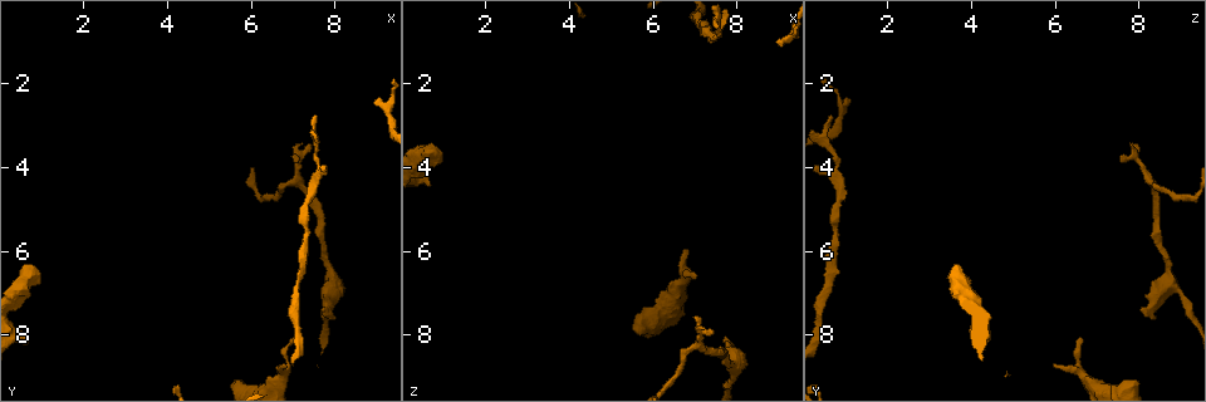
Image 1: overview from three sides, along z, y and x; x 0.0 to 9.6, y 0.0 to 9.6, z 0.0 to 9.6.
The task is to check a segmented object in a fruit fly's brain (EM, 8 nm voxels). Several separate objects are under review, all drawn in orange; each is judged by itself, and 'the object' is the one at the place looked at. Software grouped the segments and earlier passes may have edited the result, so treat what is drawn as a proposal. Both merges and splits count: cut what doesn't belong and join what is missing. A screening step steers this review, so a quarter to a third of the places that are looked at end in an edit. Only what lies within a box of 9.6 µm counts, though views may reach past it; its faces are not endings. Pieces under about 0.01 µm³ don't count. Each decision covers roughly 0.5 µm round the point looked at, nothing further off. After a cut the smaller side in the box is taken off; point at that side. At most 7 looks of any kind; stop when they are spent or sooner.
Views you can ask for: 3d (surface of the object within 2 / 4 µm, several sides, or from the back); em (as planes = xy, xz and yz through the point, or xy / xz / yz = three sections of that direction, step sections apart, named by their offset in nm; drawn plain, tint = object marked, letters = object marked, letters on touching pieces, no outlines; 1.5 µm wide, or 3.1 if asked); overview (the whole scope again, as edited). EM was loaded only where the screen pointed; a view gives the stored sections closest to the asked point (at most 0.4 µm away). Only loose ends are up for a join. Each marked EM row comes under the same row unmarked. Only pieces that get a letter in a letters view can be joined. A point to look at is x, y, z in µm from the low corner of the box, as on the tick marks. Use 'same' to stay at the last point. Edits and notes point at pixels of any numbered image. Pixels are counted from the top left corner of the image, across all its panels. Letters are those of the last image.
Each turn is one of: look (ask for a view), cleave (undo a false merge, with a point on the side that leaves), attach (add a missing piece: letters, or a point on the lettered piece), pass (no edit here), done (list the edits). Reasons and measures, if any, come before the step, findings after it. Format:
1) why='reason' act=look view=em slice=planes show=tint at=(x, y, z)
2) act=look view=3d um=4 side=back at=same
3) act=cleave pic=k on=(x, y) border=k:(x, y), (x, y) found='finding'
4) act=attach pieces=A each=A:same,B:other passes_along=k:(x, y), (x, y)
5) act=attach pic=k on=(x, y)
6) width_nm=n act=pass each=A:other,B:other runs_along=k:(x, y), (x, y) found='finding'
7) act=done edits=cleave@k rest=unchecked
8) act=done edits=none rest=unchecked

act=look view=em slice=xy step=8 show=letters at=(7.60, 2.85, 0.60)

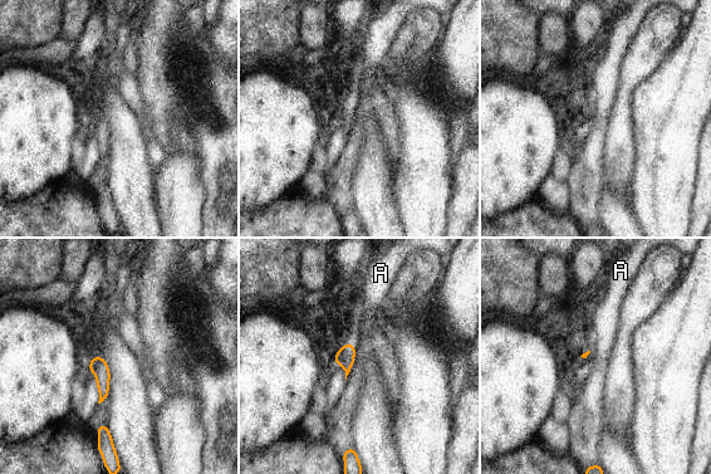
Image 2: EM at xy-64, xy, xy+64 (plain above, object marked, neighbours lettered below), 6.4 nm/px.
why='cut it another way' act=look view=em slice=planes show=letters at=same

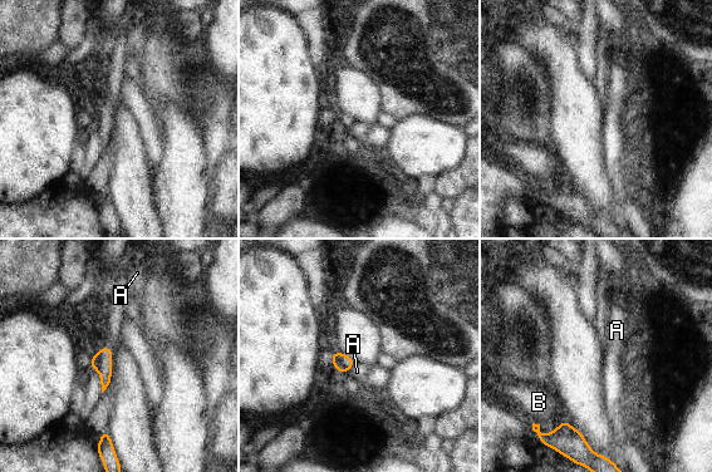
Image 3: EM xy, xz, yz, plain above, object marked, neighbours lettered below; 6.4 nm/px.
act=pass each=A:other,B:other found='none of them fits'

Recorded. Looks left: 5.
why='thin end' act=look view=3d um=4 at=(7.00, 8.10, 6.60)

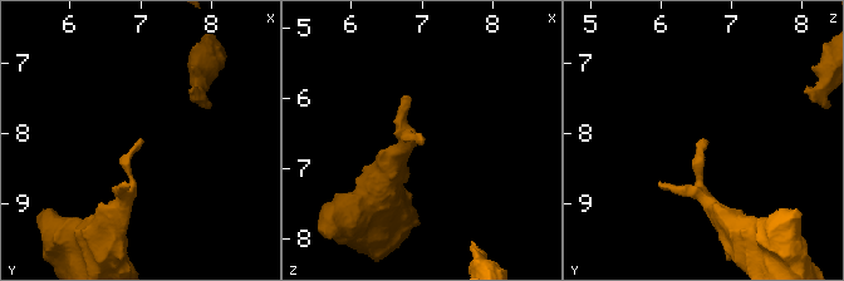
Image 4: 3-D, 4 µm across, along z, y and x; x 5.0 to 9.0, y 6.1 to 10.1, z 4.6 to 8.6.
why='shape alone is not enough' act=look view=em slice=planes show=letters at=(7.00, 8.10, 6.65)

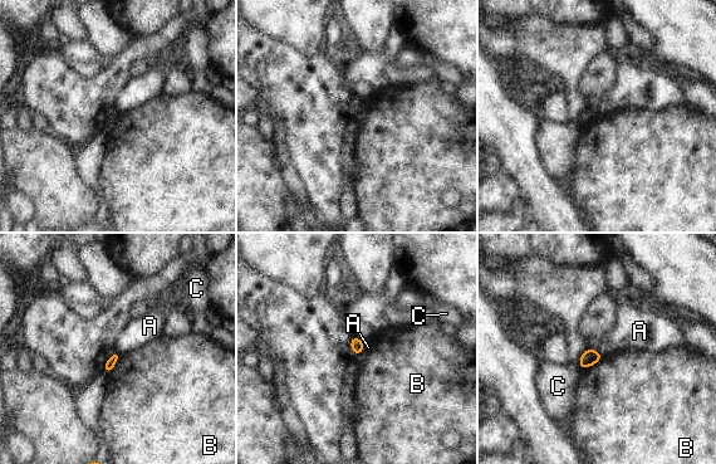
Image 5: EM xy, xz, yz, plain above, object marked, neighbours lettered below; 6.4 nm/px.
longest_contact=B:160nm act=pass each=A:other,B:other,C:other found='no lettered piece goes on from it'

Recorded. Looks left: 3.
act=look view=3d um=2 side=back at=(0.70, 8.15, 4.40)

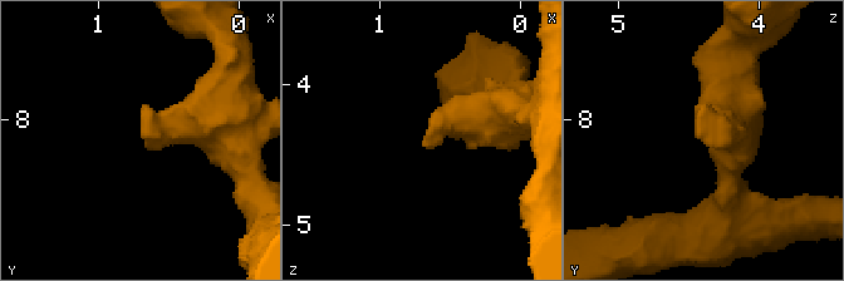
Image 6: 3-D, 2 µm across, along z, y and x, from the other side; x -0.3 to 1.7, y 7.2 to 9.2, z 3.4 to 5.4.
act=look view=em slice=planes show=letters at=(0.70, 8.14, 4.44)

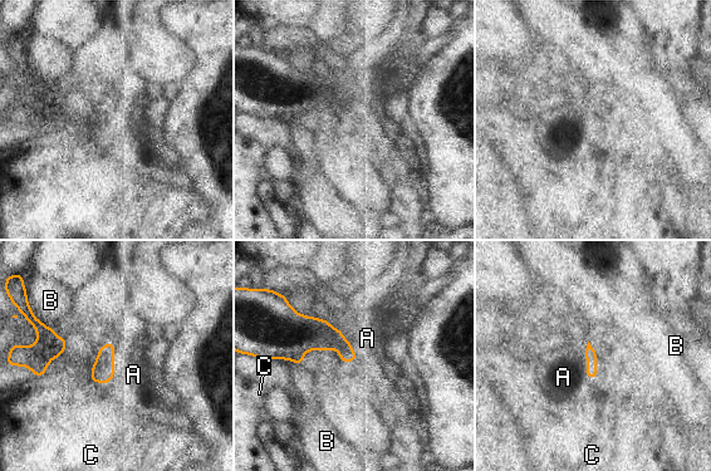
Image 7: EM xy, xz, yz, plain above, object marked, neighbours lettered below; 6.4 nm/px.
act=attach pieces=A each=A:same,B:other,C:other passes_along=7:(591, 356), (587, 361), (563, 377) found='the neuron continues'

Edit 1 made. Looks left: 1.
act=done edits=attach@7 rest=unchecked

